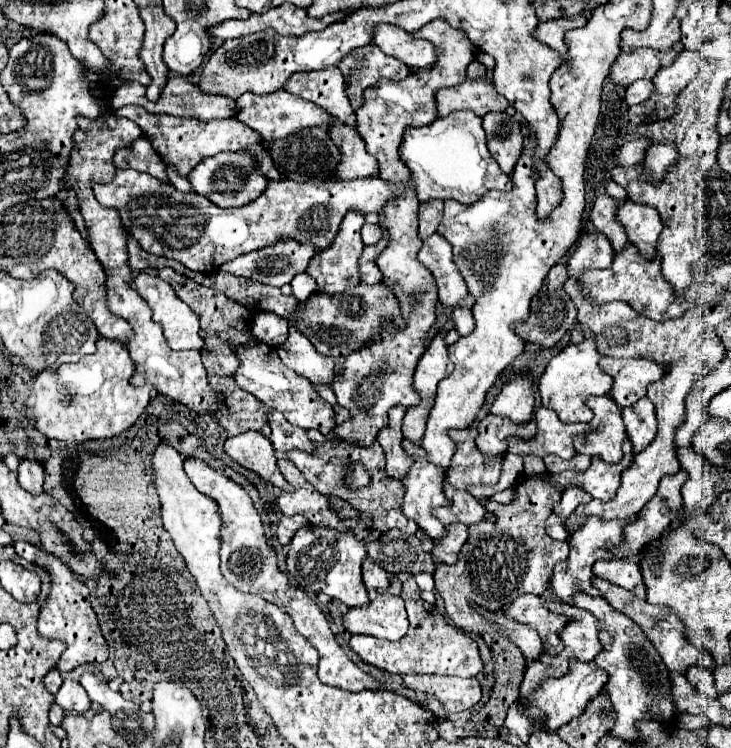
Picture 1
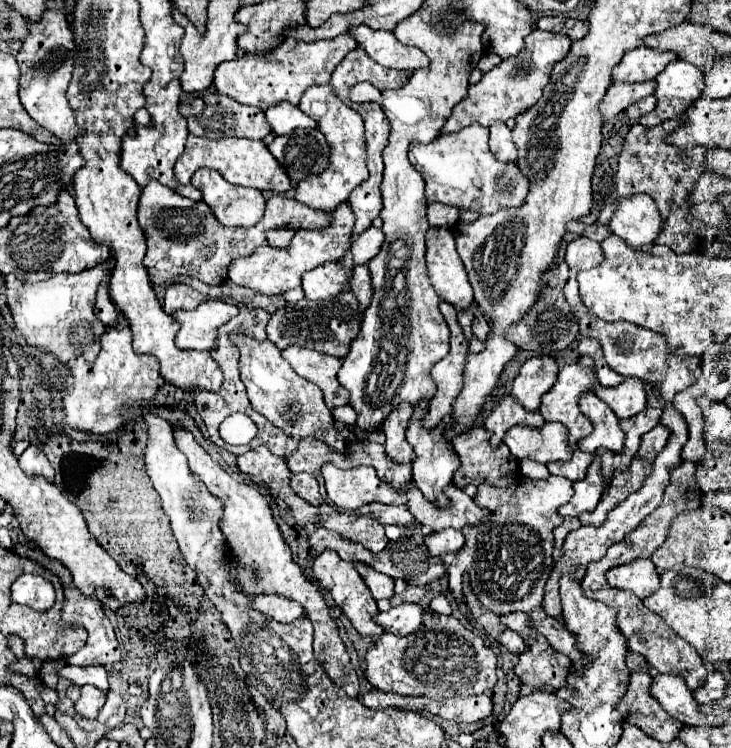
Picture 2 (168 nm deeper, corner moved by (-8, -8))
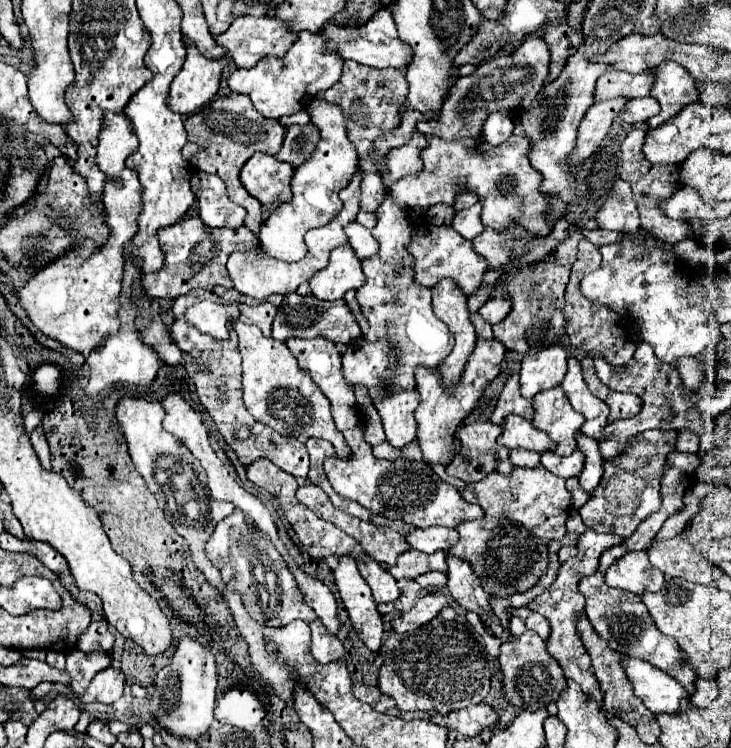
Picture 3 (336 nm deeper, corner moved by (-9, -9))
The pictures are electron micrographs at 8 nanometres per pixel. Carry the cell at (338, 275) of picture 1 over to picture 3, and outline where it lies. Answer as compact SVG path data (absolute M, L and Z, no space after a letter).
M345 61L341 79L329 87L327 91L321 91L319 97L327 99L329 103L337 103L343 107L343 113L347 115L347 131L351 143L357 147L359 155L359 169L363 171L361 181L361 201L359 207L367 213L373 213L379 203L383 201L383 183L377 173L377 163L373 159L375 153L375 139L383 137L387 131L399 127L399 99L405 99L409 91L409 85L405 81L405 75L399 69L375 69L367 65L359 65L357 61Z

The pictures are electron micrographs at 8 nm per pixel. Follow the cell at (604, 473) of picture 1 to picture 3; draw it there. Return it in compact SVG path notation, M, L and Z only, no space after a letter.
M647 343L639 345L635 359L627 367L615 367L593 351L589 355L593 355L595 369L597 369L601 383L605 383L613 391L635 393L643 399L643 407L641 407L639 415L635 415L633 419L627 419L627 421L615 421L615 423L607 425L606 438L599 442L603 459L619 457L625 449L625 441L629 437L637 435L639 431L649 431L649 429L683 431L683 429L689 429L689 431L695 431L697 435L713 431L711 419L703 419L703 415L699 415L699 411L695 411L695 395L691 395L691 391L679 391L679 373L675 371L675 367L659 361Z

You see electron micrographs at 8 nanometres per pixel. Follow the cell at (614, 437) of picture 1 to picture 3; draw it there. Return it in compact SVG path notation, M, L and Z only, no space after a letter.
M569 357L569 371L563 379L563 389L565 395L571 403L571 407L575 411L579 411L585 417L585 425L583 425L583 433L601 441L605 439L605 427L607 427L607 415L609 415L609 407L607 403L603 403L601 399L597 399L585 385L583 375L581 375L581 367L579 361L575 357Z

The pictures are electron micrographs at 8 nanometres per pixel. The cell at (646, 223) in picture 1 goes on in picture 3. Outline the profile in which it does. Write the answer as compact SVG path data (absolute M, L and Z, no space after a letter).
M617 181L613 185L613 193L597 213L597 223L601 229L627 235L633 235L641 229L637 203L633 199L631 185L627 181Z

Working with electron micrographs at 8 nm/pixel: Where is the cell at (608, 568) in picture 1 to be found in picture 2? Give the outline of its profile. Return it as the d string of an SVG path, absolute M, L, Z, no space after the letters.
M634 558L628 564L610 568L606 572L606 580L610 586L630 590L642 600L654 594L660 586L660 576L656 572L656 566L648 558Z

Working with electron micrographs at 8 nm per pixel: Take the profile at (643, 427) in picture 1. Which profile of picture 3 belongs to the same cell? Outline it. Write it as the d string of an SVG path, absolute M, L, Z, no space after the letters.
M651 429L631 437L623 457L603 463L605 473L597 491L593 491L591 499L579 509L583 523L597 533L615 533L621 537L631 537L637 525L661 507L659 487L663 479L663 465L667 455L675 451L675 441L675 431L659 429Z

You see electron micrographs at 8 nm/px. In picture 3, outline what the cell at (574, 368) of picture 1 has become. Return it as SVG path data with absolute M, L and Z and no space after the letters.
M553 387L551 391L541 391L539 395L533 397L533 407L535 407L535 427L543 429L549 433L549 437L557 443L559 455L571 455L571 451L577 449L575 433L583 427L585 419L579 415L571 403L565 397L563 387Z

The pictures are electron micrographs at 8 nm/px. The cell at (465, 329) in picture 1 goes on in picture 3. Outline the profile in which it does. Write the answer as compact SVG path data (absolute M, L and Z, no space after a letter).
M497 295L497 297L491 297L491 299L479 309L479 315L481 315L485 321L489 321L491 325L497 325L499 321L503 321L503 319L507 317L509 309L511 309L511 303L509 303L505 297Z

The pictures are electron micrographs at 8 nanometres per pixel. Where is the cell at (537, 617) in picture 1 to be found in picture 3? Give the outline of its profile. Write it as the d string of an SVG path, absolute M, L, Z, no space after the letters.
M511 617L509 621L509 631L513 635L517 635L517 641L511 643L503 643L501 645L501 655L499 655L499 663L501 663L501 675L503 675L503 691L505 697L521 709L541 709L547 707L549 703L553 703L559 693L567 687L563 669L559 667L559 663L547 653L545 641L539 639L539 635L535 635L535 631L523 627L523 623L515 617Z

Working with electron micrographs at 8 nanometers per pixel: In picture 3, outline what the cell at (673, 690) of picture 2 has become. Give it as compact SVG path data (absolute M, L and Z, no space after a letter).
M627 657L623 661L623 667L633 683L635 695L639 695L645 707L653 713L675 715L681 709L681 701L689 697L679 681L675 681L665 671L653 667L651 663Z

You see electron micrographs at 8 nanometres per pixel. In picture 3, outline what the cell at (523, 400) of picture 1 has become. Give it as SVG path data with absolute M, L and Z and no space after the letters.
M561 345L547 347L537 355L525 355L521 361L521 395L533 399L539 391L551 389L567 373L567 353Z

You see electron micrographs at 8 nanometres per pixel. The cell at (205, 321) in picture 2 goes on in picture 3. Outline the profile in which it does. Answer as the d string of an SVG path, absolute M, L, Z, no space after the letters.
M203 299L197 305L187 309L185 319L189 325L199 329L201 333L223 341L229 337L227 321L231 319L231 323L233 323L239 319L239 307L235 303L223 305L223 303L213 303L209 299Z

